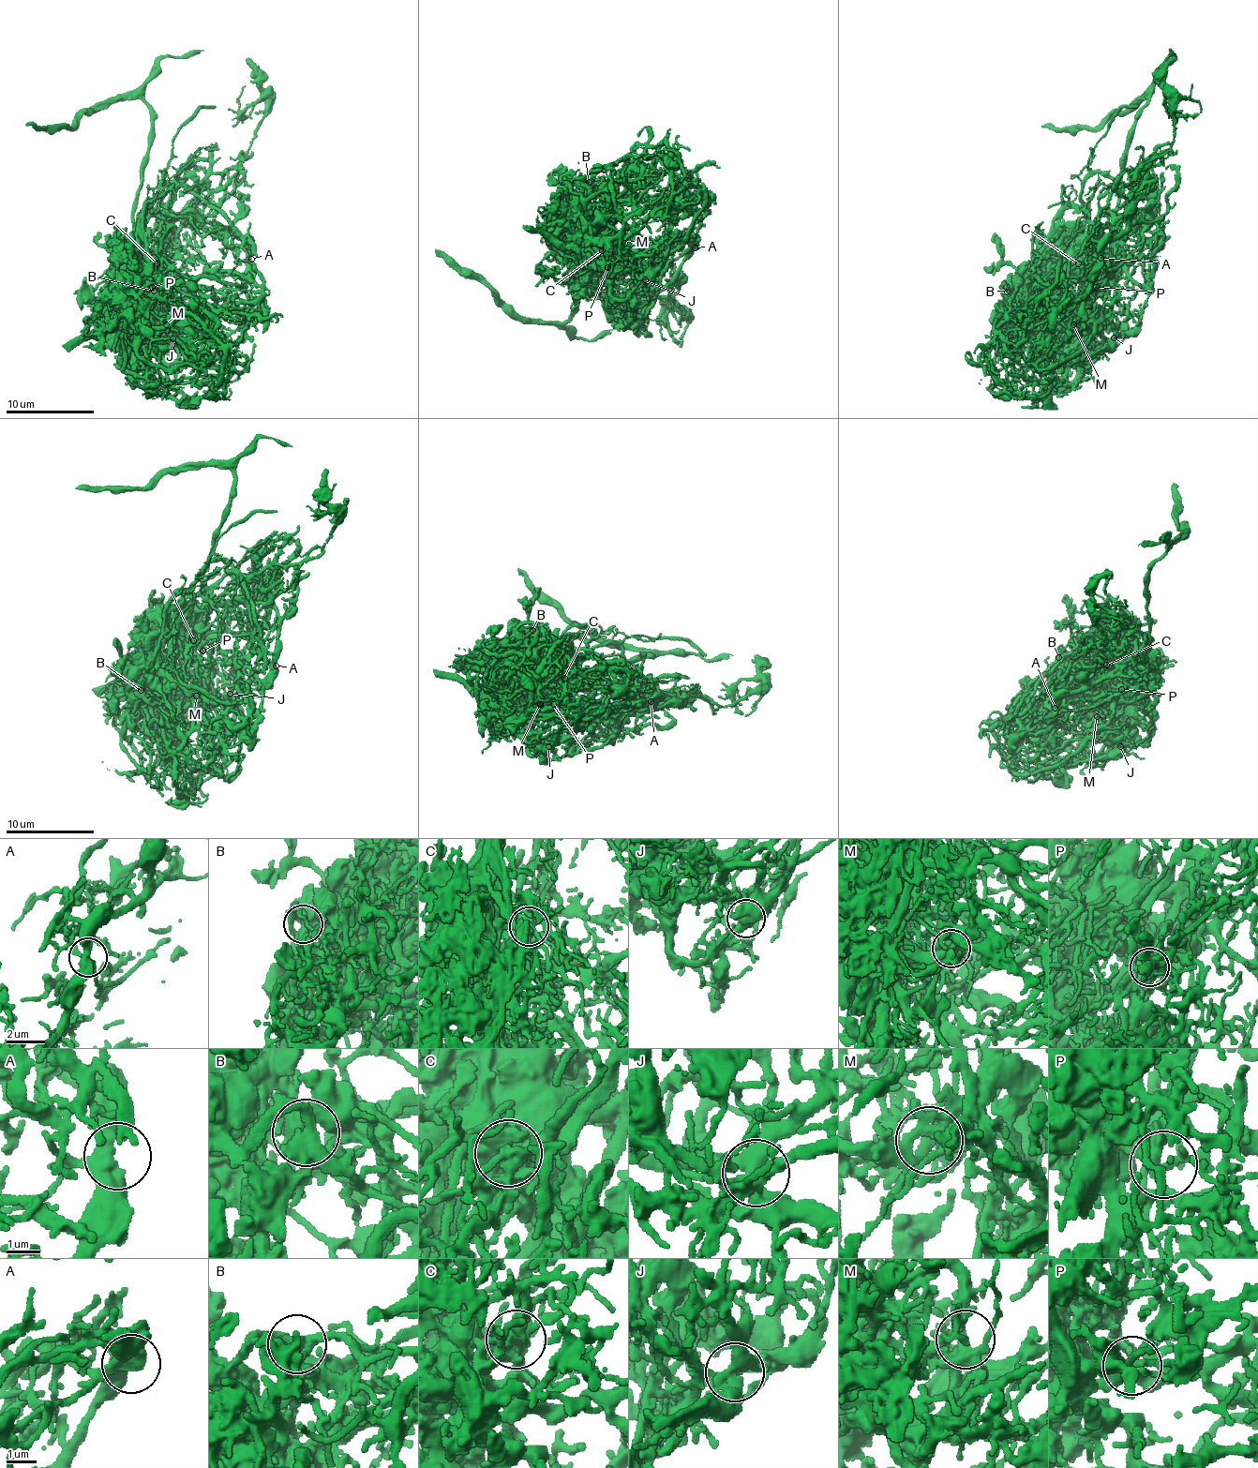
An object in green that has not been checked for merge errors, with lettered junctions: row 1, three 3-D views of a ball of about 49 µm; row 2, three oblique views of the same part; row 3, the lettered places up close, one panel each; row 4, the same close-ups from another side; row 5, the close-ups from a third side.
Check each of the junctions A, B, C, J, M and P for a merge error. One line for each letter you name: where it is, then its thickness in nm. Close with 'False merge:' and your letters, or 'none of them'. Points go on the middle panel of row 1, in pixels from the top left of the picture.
False merge: none of them

